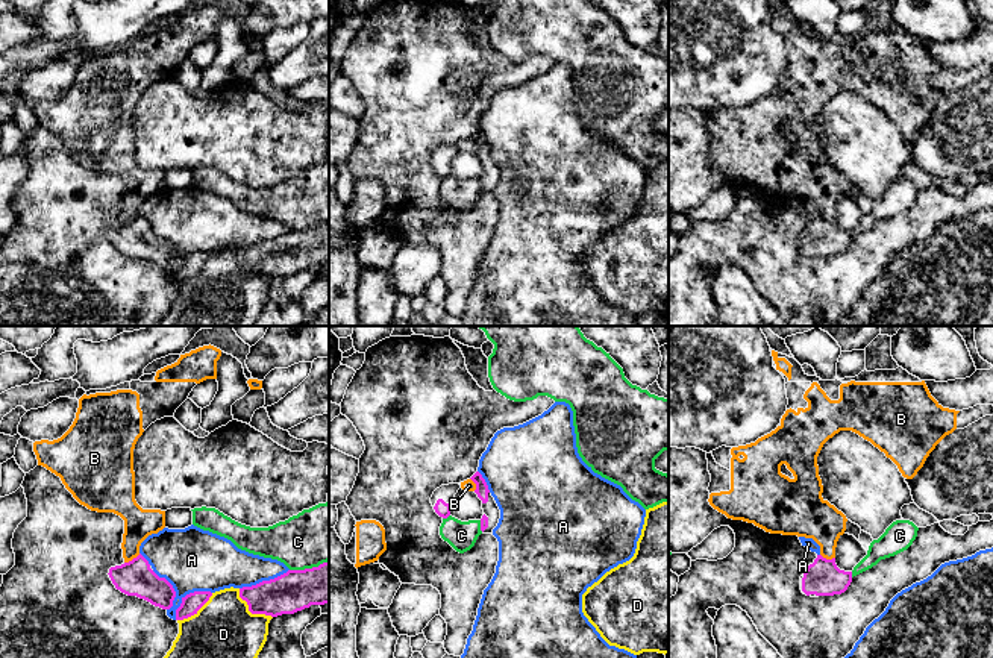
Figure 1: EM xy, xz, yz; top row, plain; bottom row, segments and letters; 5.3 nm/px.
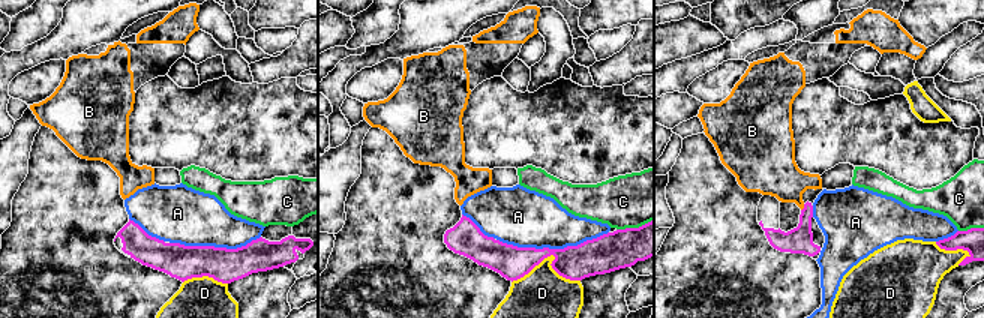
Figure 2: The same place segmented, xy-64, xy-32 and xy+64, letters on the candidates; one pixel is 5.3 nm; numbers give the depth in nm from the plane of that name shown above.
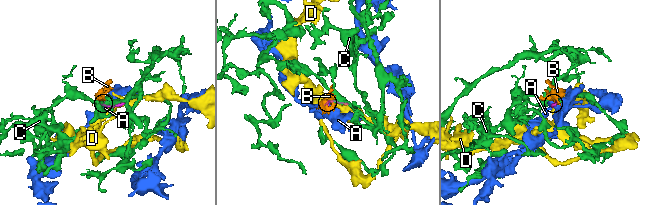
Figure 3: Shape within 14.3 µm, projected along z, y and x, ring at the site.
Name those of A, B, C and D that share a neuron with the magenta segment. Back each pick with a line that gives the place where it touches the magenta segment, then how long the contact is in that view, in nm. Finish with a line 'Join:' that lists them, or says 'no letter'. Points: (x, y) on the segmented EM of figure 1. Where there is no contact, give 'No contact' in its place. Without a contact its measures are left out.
Join: no letter

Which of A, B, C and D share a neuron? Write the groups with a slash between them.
A / B / C / D

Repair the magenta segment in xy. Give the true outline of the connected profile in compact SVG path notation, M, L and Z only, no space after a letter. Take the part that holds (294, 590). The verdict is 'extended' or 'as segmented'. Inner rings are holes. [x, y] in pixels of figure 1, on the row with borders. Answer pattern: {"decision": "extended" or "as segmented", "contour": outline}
{"decision": "as segmented", "contour": "M329 561L312 569L288 570L274 579L243 587L240 597L247 602L252 614L271 617L329 603Z"}

